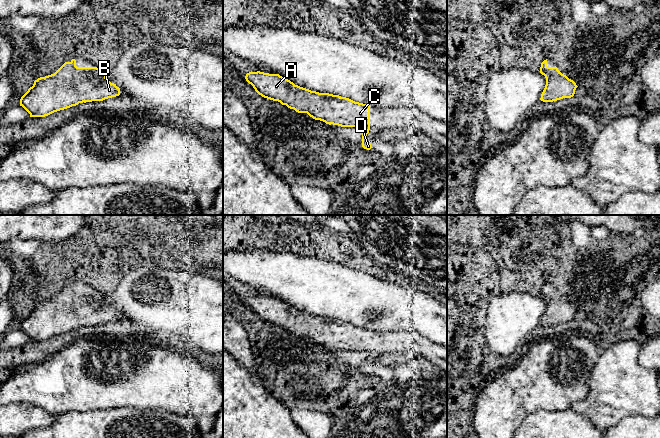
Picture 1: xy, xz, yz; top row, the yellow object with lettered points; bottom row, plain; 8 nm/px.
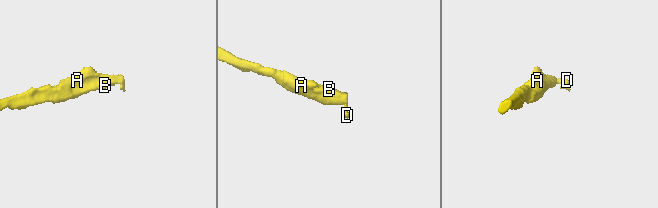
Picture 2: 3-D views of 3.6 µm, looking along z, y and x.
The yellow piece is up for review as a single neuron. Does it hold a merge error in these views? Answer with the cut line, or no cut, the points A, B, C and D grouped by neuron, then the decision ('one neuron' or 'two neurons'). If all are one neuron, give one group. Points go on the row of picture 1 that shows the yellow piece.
cut none; groups A B C D; one neuron

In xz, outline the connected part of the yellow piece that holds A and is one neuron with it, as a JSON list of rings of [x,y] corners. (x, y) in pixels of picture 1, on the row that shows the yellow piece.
[[[249,72],[245,76],[246,81],[253,86],[255,91],[264,98],[278,101],[298,113],[307,113],[315,120],[320,120],[326,124],[338,125],[341,127],[361,127],[362,147],[370,150],[371,144],[368,142],[367,134],[370,130],[370,105],[355,102],[349,98],[333,95],[329,93],[319,93],[295,85],[290,80],[279,74],[269,74],[264,72]]]

